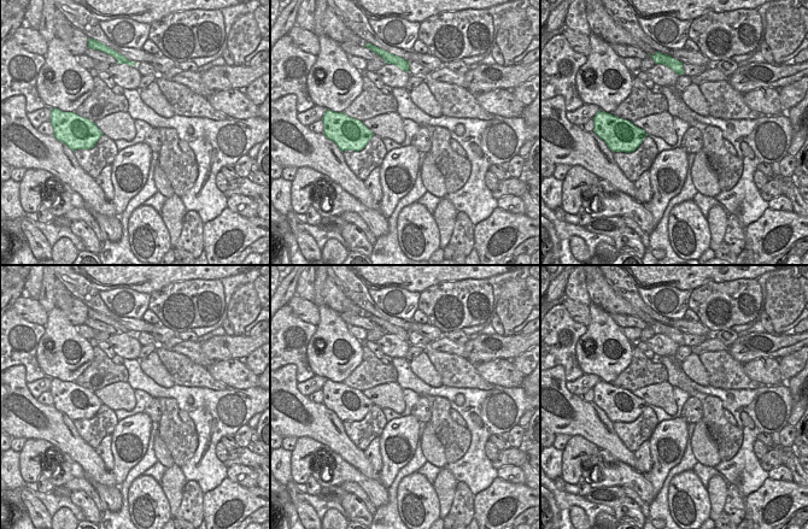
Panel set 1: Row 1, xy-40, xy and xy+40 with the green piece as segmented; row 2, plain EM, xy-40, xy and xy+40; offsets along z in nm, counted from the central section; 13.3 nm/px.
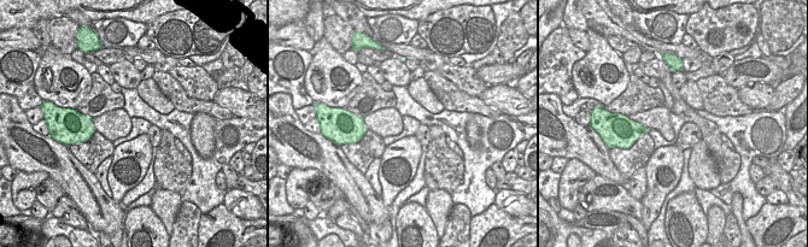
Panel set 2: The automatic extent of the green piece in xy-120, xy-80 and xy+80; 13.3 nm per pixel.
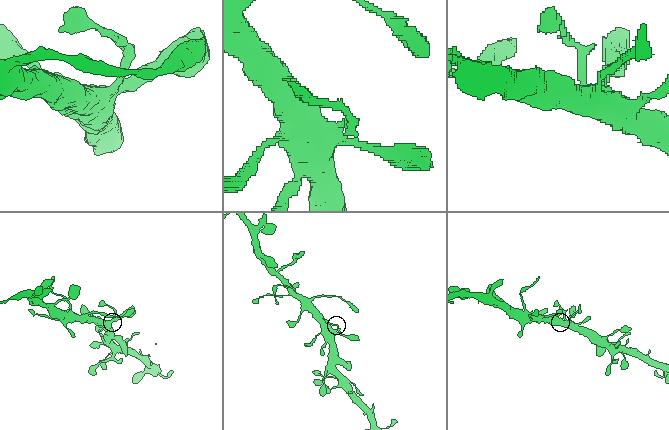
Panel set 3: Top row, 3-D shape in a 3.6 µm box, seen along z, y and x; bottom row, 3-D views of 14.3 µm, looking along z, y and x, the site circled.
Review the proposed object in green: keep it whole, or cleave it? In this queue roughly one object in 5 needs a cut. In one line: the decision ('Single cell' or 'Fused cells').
Single cell.

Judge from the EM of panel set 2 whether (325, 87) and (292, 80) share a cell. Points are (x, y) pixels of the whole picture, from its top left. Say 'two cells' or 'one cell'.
two cells

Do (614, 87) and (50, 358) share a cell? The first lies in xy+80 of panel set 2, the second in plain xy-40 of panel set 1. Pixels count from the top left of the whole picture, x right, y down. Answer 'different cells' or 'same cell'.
same cell

